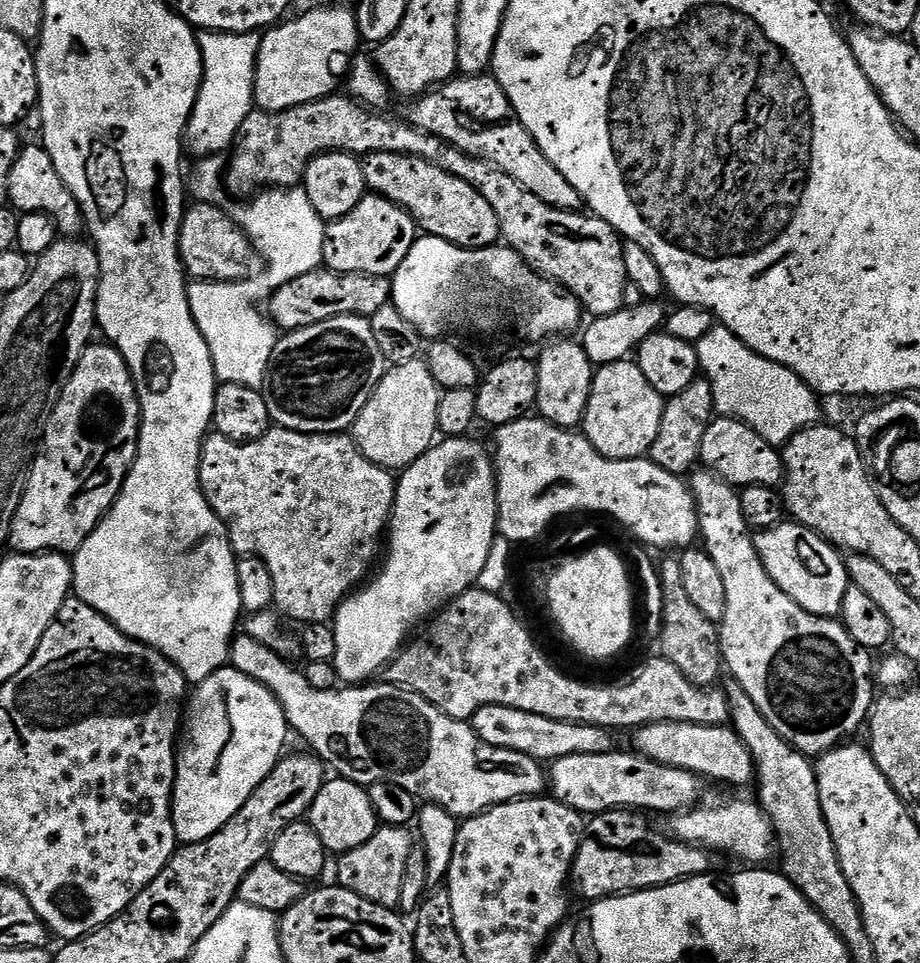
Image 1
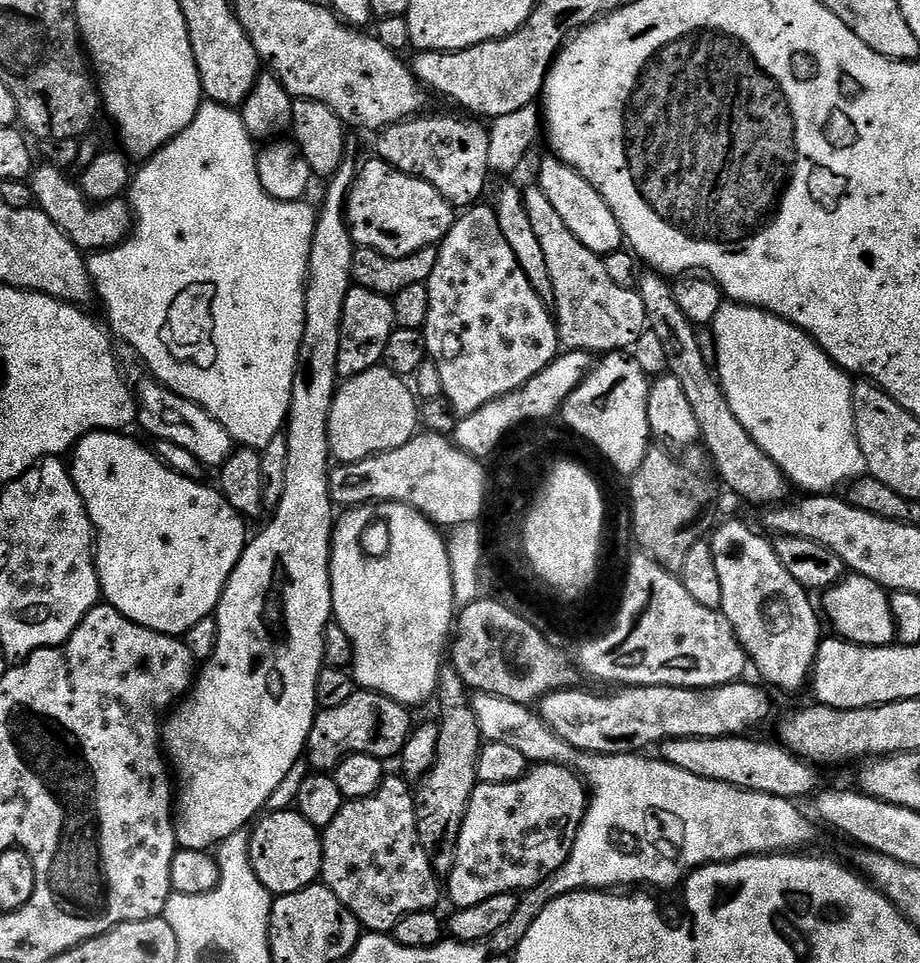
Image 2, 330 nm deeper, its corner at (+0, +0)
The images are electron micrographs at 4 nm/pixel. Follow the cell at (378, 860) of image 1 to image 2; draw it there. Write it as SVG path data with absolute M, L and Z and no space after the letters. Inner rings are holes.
M385 775L382 786L370 798L358 798L347 801L342 810L338 810L338 818L323 829L324 857L320 871L322 883L354 914L361 929L372 934L390 934L402 918L408 914L433 911L442 900L442 880L436 875L430 858L426 858L426 850L422 850L422 842L418 838L416 825L416 797L414 788L403 775Z

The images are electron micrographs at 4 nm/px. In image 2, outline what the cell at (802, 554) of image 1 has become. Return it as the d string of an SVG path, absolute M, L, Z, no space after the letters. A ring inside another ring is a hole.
M845 575L833 588L823 593L822 612L832 623L837 637L849 640L851 644L865 644L871 648L883 648L896 640L894 614L890 612L889 593L878 582L865 576ZM825 612L825 613L824 613Z

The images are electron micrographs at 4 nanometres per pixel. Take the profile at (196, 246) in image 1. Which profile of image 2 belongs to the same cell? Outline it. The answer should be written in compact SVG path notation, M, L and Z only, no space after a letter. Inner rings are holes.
M44 164L35 169L30 177L32 186L32 199L35 207L46 214L46 218L50 218L50 222L54 222L54 226L58 226L58 230L62 230L62 234L66 234L66 238L70 238L70 242L74 242L74 246L85 254L95 254L97 252L105 252L108 248L116 248L124 243L129 236L132 235L134 227L134 217L132 215L132 206L127 199L111 200L105 204L90 203L84 197L84 191L80 189L79 183L74 182L60 168L55 168L52 164Z

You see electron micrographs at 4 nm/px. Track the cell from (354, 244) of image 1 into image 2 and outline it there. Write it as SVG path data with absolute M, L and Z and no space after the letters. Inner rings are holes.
M371 158L359 165L356 181L348 191L348 233L357 248L378 250L390 258L402 258L423 248L439 245L452 229L458 212L430 182L402 174L384 160Z

